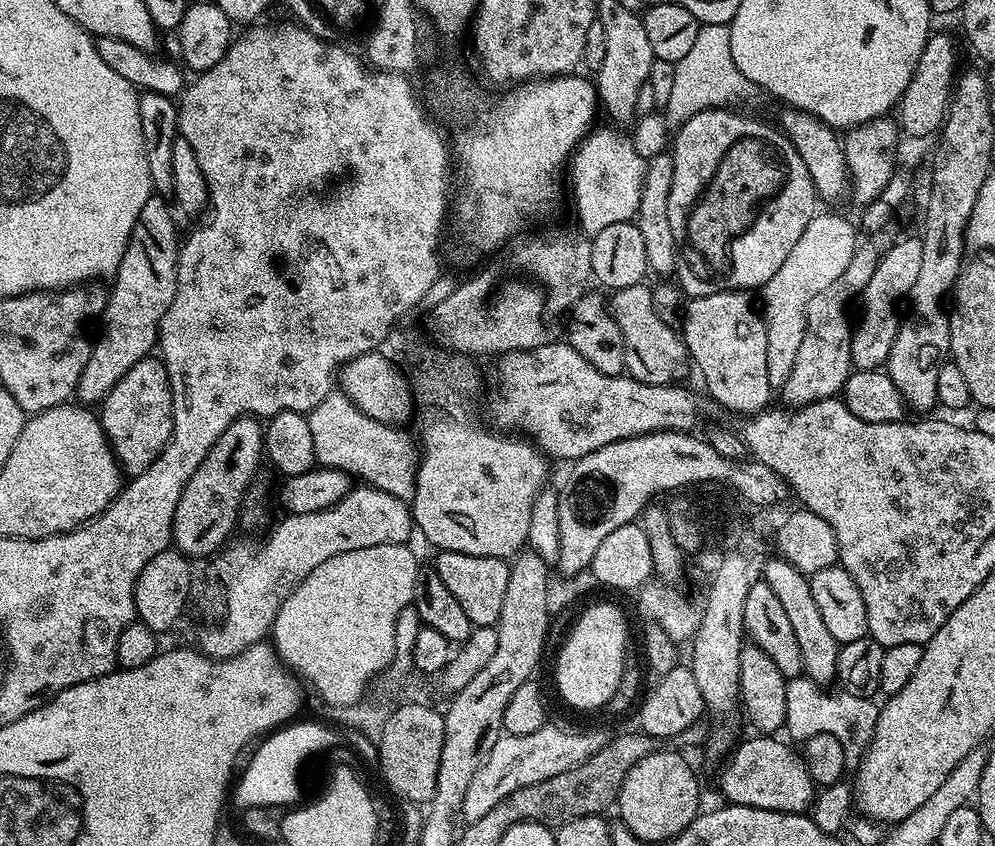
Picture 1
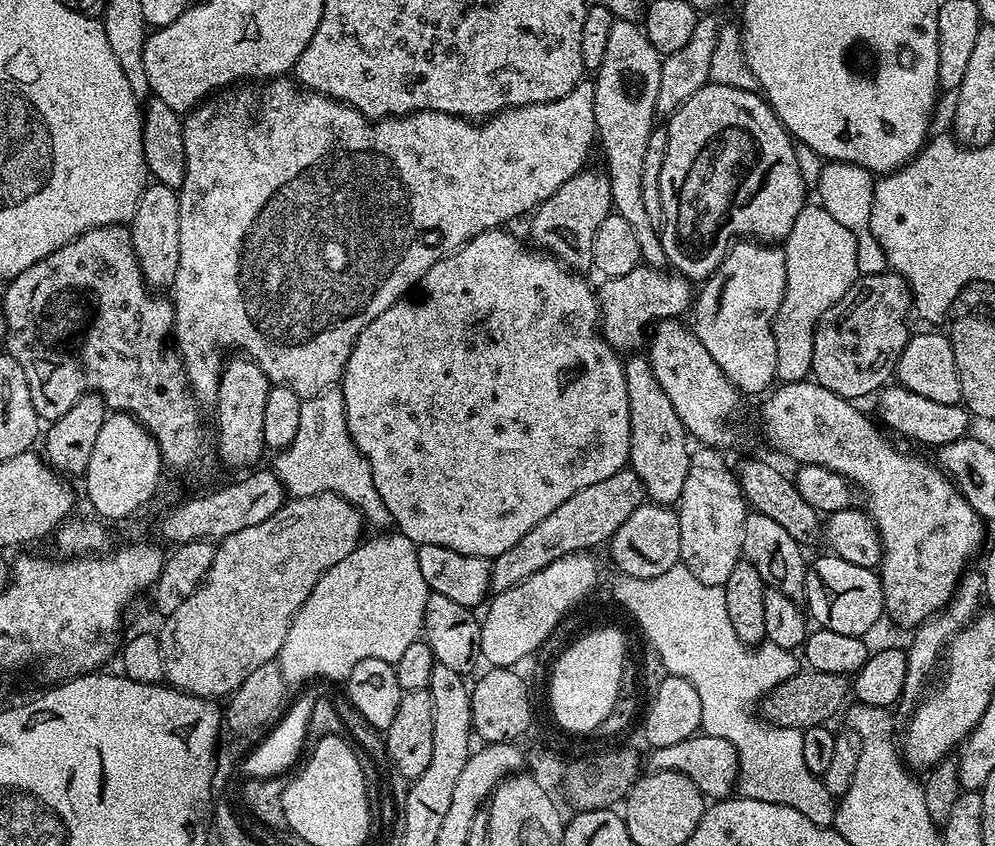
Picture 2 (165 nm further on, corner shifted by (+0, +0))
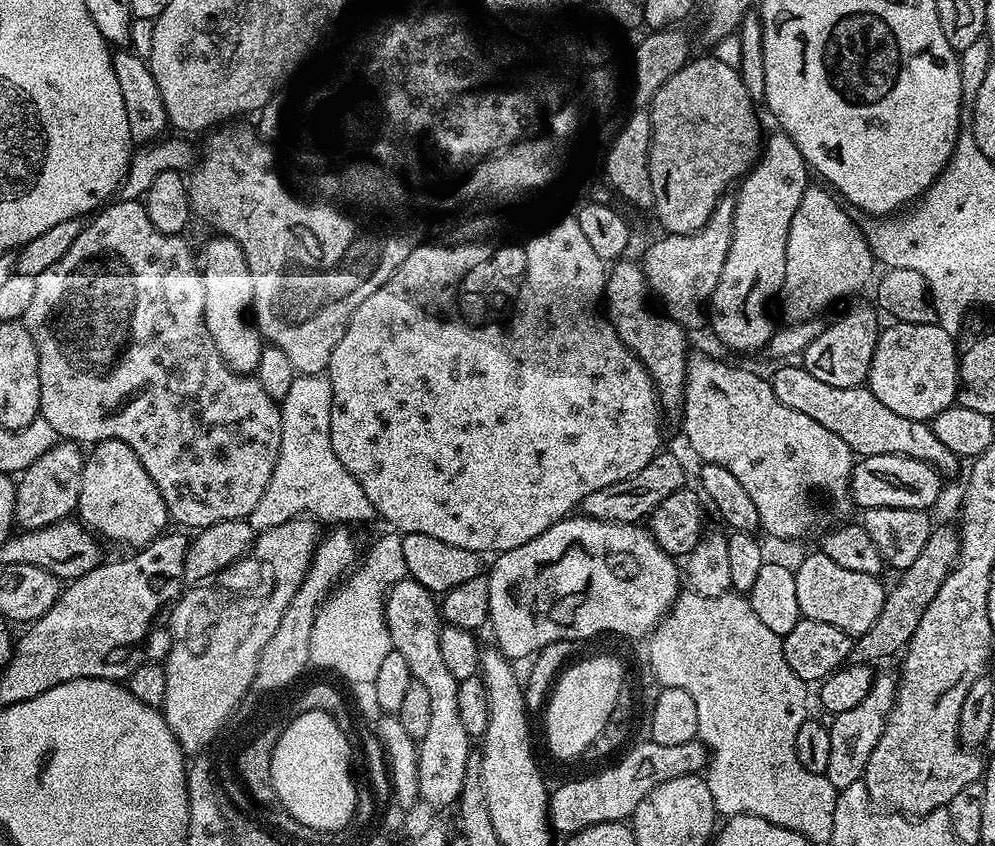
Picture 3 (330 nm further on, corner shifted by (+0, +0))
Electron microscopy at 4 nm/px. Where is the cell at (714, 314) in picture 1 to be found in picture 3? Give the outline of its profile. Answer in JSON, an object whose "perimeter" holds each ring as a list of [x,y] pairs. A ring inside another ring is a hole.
{"perimeter":[[[776,130],[773,131],[774,134],[772,137],[765,139],[762,144],[762,155],[759,157],[759,160],[756,162],[755,166],[749,171],[748,175],[744,177],[743,180],[739,181],[738,189],[740,188],[740,193],[734,196],[736,201],[736,210],[734,216],[734,222],[732,223],[732,241],[730,242],[730,254],[726,254],[726,266],[722,266],[722,278],[718,280],[718,286],[714,288],[714,294],[712,295],[712,299],[708,301],[706,305],[706,316],[707,319],[710,321],[710,328],[712,324],[712,332],[714,335],[717,336],[718,339],[721,340],[722,343],[725,344],[728,348],[733,348],[736,352],[756,352],[759,350],[767,349],[768,343],[770,342],[770,338],[772,337],[772,333],[774,331],[774,323],[772,324],[772,303],[777,303],[778,297],[783,293],[784,290],[784,279],[786,278],[786,242],[788,241],[788,235],[790,234],[790,222],[794,218],[794,214],[798,210],[798,202],[802,202],[802,194],[806,194],[806,190],[810,187],[810,180],[808,180],[808,176],[810,177],[810,169],[808,163],[802,158],[802,154],[798,150],[798,146],[794,146],[794,142],[788,136],[785,136],[783,132]]]}

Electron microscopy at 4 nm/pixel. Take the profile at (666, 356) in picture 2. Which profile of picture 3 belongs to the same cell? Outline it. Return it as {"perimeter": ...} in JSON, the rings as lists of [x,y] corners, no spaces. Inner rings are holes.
{"perimeter":[[[689,355],[688,369],[686,370],[686,382],[684,383],[684,403],[682,405],[682,417],[684,416],[684,436],[688,439],[688,444],[701,457],[699,458],[705,464],[717,464],[726,466],[734,478],[738,478],[738,483],[746,489],[746,494],[754,501],[754,506],[758,509],[758,518],[760,519],[760,528],[768,531],[776,540],[804,540],[807,536],[819,537],[847,521],[851,512],[854,512],[852,503],[852,493],[848,491],[852,481],[852,466],[854,463],[854,453],[838,434],[830,434],[826,426],[818,426],[814,418],[807,414],[798,414],[798,410],[790,410],[778,402],[778,398],[772,389],[771,379],[759,376],[756,372],[751,372],[748,368],[735,368],[732,364],[726,364],[722,360],[715,360],[712,356]]]}

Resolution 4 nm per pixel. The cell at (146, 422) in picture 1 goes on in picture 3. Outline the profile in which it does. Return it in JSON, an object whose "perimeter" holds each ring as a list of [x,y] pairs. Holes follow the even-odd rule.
{"perimeter":[[[103,440],[101,444],[91,445],[85,455],[78,519],[97,537],[133,544],[131,547],[136,550],[152,543],[170,524],[166,502],[158,494],[154,478],[146,474],[146,466],[142,466],[138,454],[121,440]]]}

